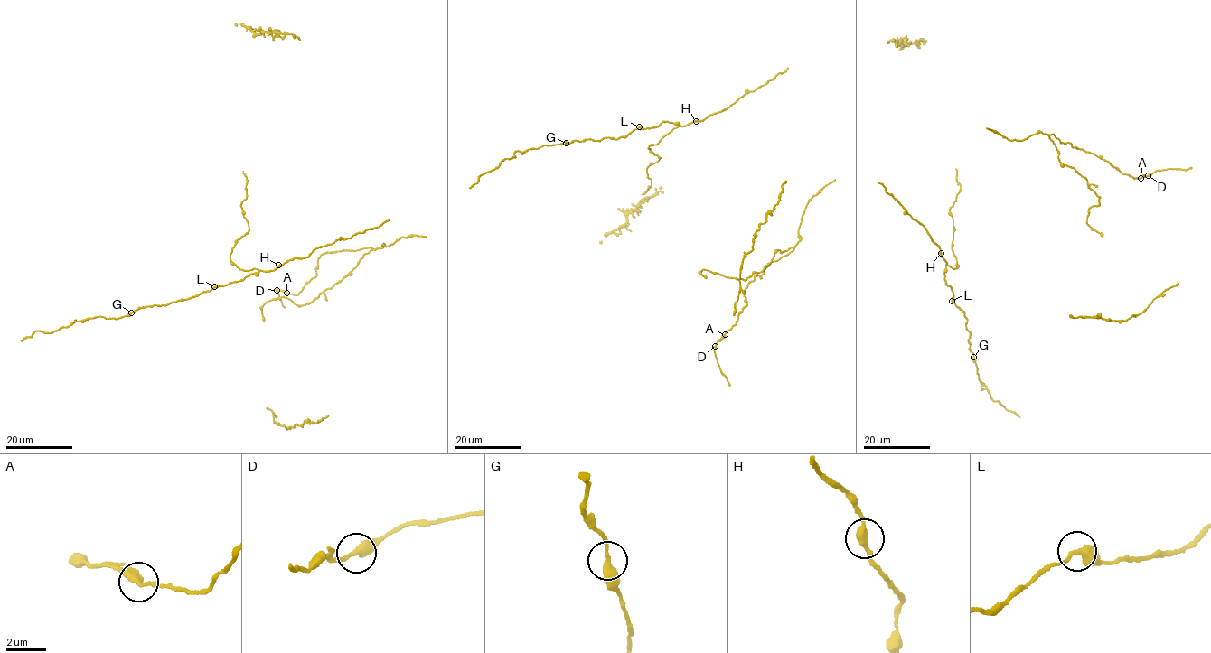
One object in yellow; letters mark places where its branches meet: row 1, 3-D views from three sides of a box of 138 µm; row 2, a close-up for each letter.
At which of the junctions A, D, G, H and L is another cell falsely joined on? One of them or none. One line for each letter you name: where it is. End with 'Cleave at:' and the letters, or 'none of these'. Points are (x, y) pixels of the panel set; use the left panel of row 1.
Cleave at: none of these

